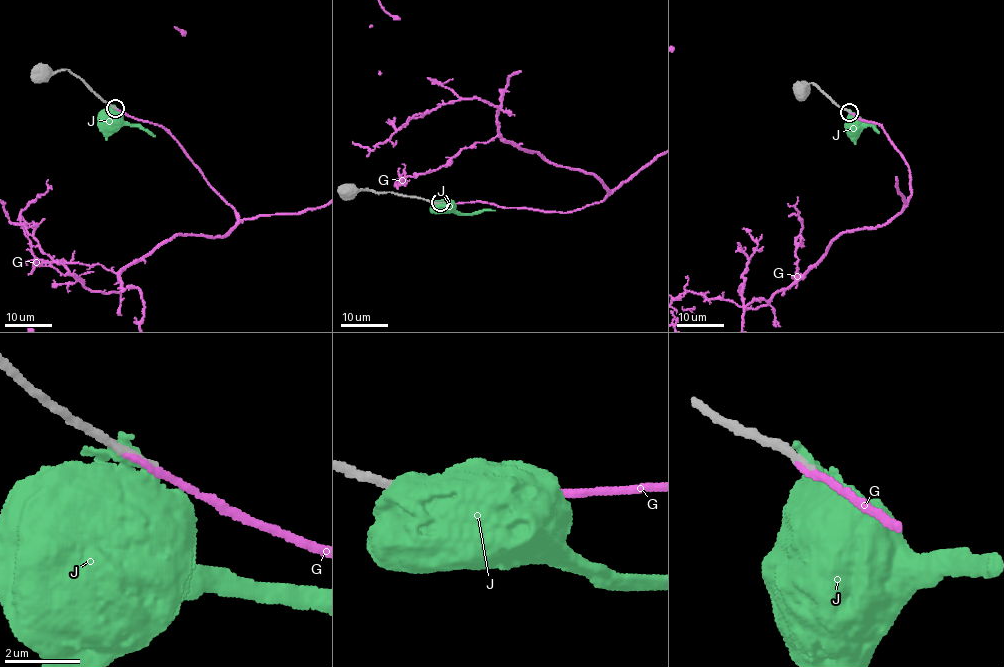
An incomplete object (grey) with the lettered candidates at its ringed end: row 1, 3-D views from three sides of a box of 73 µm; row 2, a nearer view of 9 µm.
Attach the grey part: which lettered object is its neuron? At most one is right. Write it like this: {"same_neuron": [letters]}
{"same_neuron": ["G"]}

